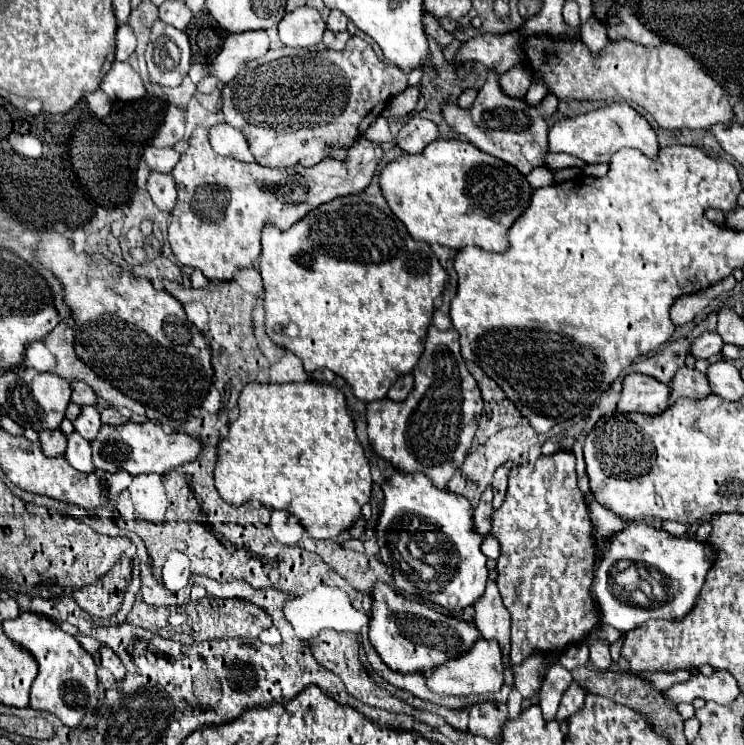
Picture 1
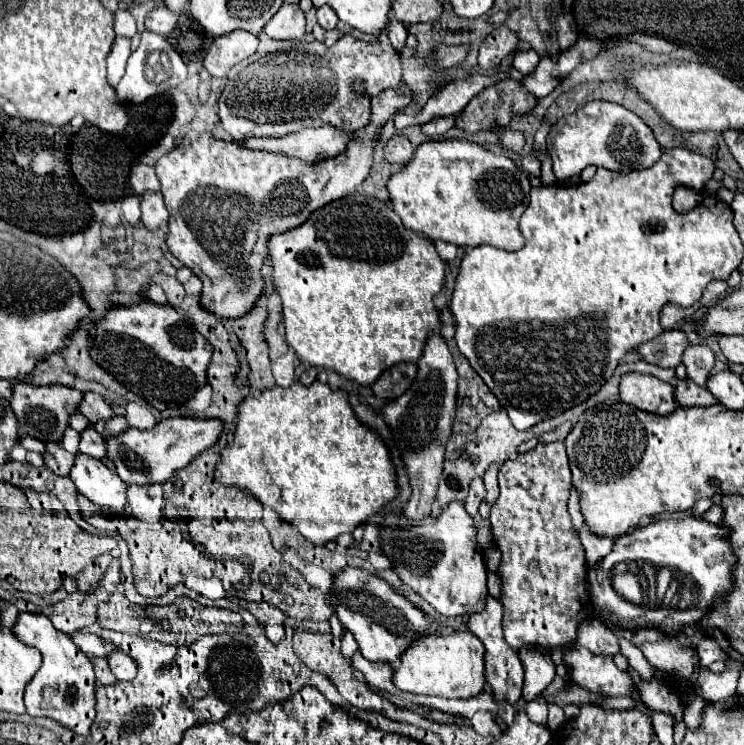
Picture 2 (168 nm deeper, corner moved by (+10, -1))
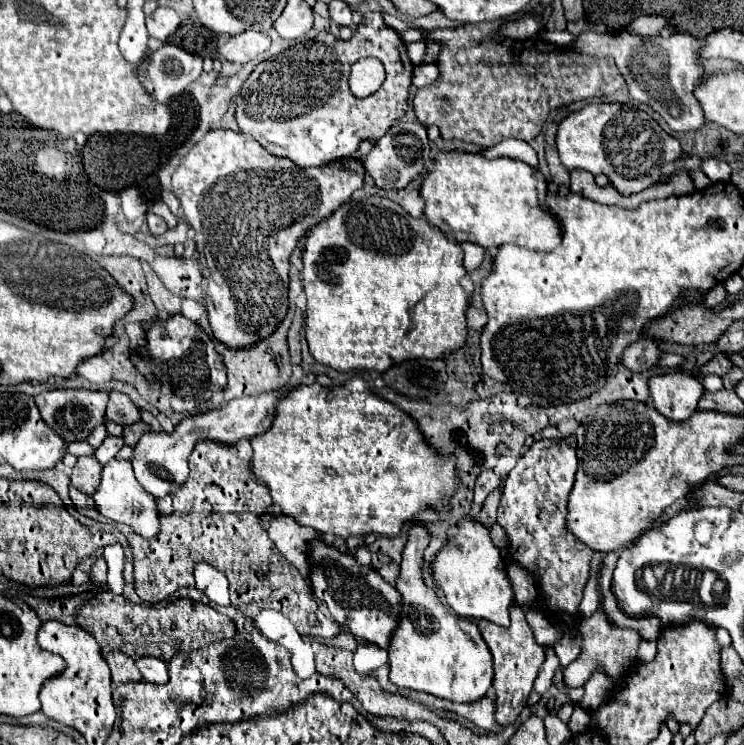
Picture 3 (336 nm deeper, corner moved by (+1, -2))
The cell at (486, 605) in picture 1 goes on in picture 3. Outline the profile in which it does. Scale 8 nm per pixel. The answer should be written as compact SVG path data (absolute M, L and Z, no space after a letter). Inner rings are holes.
M519 606L511 608L511 626L501 628L497 624L483 624L481 628L483 640L487 642L491 654L493 654L493 664L495 664L495 678L493 678L493 688L497 692L495 698L495 720L501 726L513 724L521 710L525 708L525 702L529 698L529 692L533 690L533 682L537 678L537 672L541 664L545 662L545 646L535 642L535 636L525 620L525 614Z

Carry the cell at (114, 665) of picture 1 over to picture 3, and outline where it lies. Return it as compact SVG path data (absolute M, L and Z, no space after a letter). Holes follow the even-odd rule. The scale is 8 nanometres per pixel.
M139 658L137 668L141 670L143 678L153 682L153 684L167 684L169 682L169 670L167 664L161 658Z

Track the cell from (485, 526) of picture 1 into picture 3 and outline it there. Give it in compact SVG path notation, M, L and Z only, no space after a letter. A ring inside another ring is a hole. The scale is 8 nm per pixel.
M495 470L481 472L481 476L477 478L477 484L475 484L475 504L481 506L483 500L487 498L487 494L493 492L495 488L501 488L501 486L503 486L503 480Z

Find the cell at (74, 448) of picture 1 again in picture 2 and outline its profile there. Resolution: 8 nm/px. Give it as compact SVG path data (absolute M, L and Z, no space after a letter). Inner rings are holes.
M78 451L68 477L74 481L76 489L90 501L102 507L112 507L114 511L124 515L126 483L100 459L92 459L90 455Z

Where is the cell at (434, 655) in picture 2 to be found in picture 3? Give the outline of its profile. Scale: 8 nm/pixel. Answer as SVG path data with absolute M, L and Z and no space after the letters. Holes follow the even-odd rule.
M413 526L409 542L403 552L401 570L395 580L395 588L401 594L399 624L389 642L389 680L399 688L411 688L433 694L451 702L475 702L485 696L493 680L491 652L481 638L475 622L461 620L449 612L437 596L435 588L427 588L423 582L423 550L429 544L429 532L423 526Z

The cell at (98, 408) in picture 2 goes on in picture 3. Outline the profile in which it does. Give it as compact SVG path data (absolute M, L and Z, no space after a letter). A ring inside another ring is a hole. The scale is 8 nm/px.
M111 392L109 404L107 404L107 420L129 426L141 420L141 410L131 402L127 394Z

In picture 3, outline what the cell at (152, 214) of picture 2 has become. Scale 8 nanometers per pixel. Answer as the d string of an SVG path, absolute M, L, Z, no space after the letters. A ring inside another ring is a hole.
M147 212L147 224L149 224L149 232L151 232L153 236L161 236L161 234L167 232L165 220L159 218L159 216L155 216L153 212Z

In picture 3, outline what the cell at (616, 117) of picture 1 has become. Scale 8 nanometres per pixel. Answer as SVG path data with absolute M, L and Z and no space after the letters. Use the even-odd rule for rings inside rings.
M587 104L579 112L571 112L559 124L557 150L567 170L583 168L591 174L605 174L623 196L657 184L661 164L683 156L679 140L667 134L647 112L631 104Z

